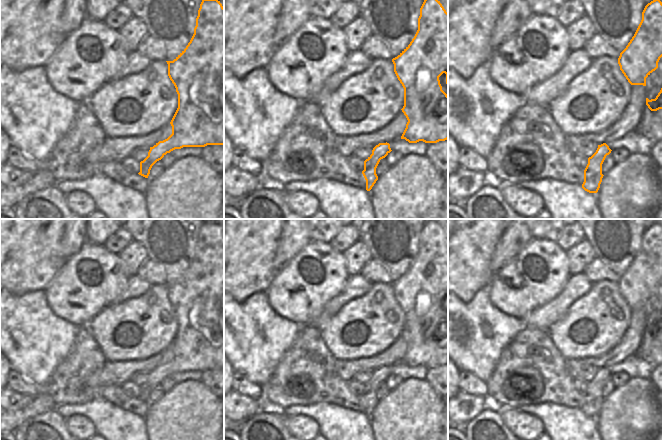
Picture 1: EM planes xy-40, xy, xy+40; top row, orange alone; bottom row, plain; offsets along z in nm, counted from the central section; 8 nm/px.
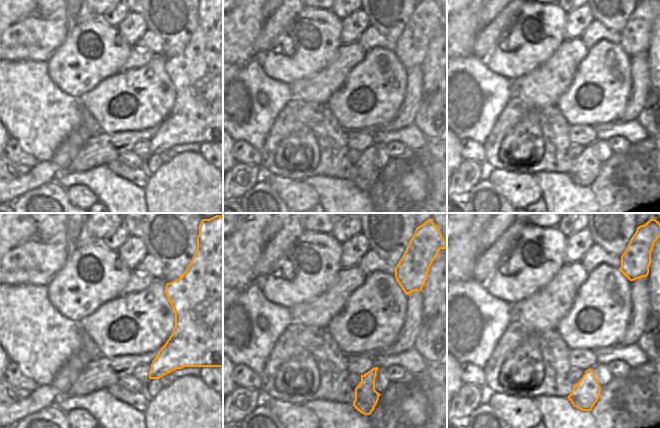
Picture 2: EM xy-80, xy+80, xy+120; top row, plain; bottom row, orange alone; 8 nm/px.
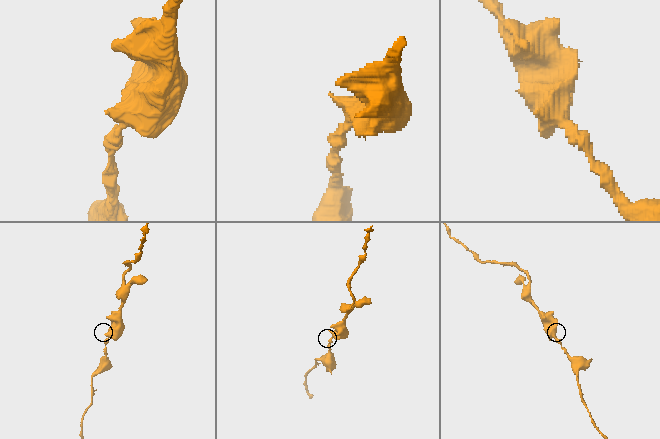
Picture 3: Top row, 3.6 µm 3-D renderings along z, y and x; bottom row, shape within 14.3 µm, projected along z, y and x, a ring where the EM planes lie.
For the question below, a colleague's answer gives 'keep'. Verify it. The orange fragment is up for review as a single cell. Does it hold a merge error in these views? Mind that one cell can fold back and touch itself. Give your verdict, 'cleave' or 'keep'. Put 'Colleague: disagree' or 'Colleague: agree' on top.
Colleague: agree
keep

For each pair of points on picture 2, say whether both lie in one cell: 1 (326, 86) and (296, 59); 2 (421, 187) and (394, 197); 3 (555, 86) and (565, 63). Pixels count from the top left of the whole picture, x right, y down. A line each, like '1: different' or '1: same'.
1: different
2: same
3: same

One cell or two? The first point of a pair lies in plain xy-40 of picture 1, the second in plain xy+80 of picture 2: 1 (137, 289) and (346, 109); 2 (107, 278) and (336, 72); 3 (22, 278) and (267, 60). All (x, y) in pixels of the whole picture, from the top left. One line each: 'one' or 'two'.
1: two
2: two
3: two

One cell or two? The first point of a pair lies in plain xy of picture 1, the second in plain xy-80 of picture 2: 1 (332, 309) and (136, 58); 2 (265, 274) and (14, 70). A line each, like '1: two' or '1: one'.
1: one
2: two

